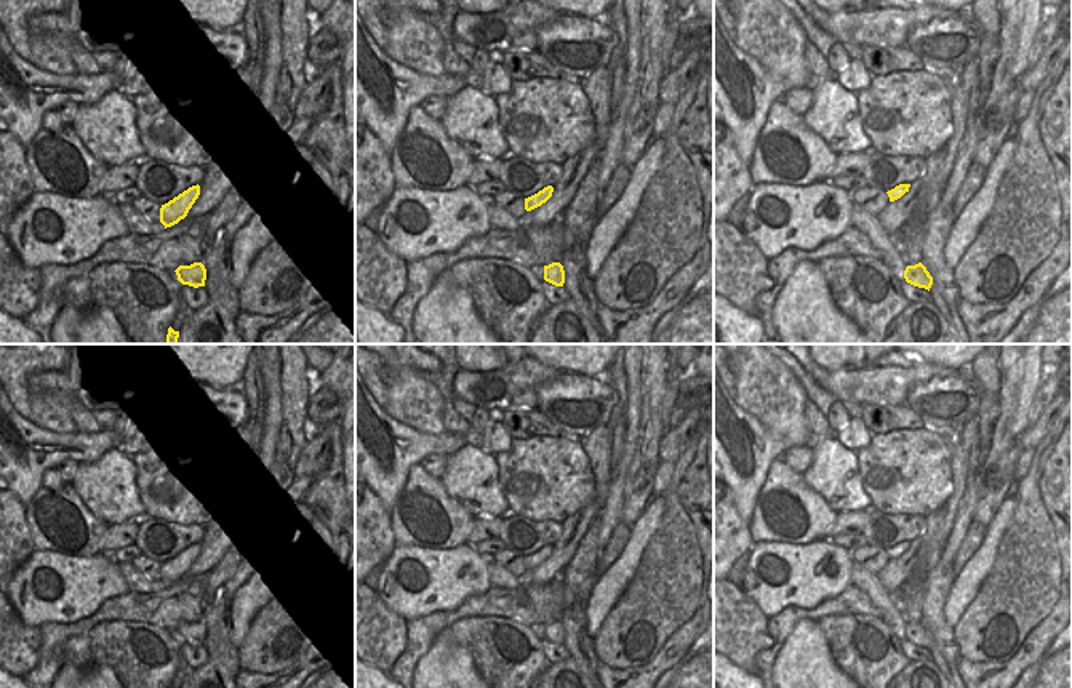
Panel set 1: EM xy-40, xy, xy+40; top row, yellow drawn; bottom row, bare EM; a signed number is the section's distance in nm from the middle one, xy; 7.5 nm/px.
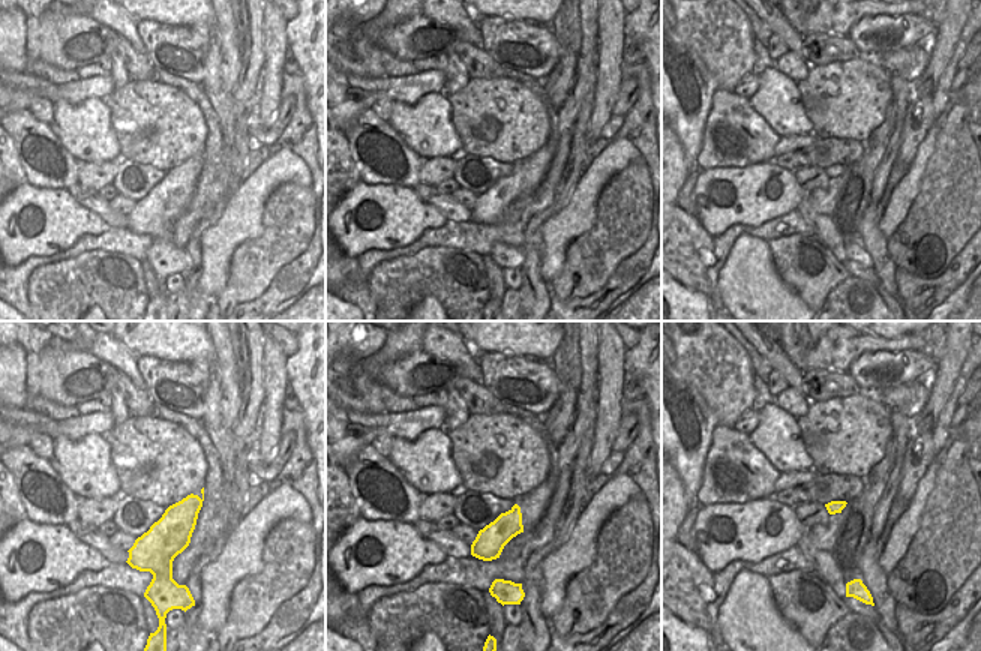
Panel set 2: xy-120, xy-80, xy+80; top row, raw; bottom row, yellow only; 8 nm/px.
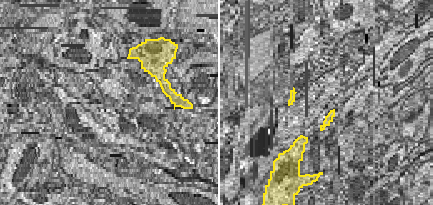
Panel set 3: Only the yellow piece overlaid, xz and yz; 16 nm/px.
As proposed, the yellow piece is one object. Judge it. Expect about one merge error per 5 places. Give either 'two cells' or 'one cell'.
one cell

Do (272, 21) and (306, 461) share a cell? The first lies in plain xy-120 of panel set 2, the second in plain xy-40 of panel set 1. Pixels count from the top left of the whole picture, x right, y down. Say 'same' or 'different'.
different

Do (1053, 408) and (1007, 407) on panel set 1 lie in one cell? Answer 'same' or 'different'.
different

